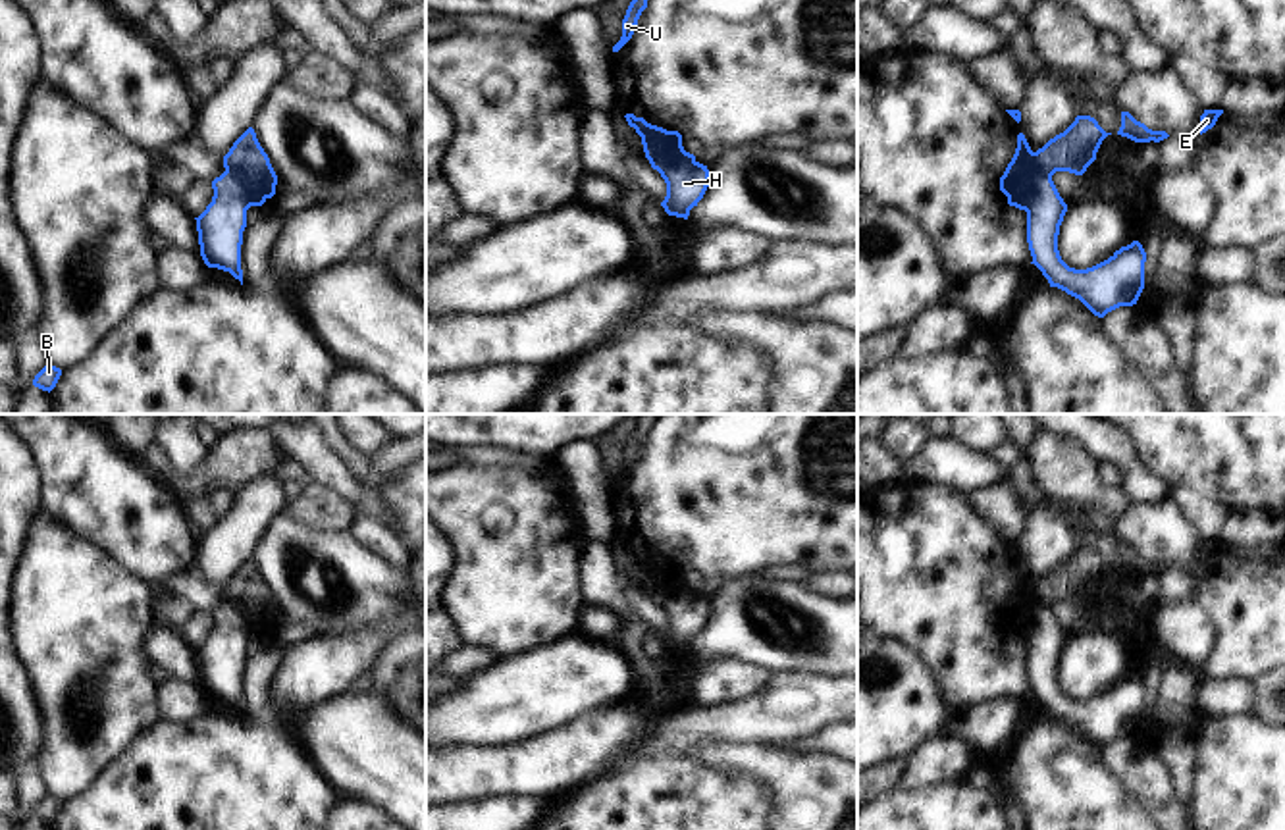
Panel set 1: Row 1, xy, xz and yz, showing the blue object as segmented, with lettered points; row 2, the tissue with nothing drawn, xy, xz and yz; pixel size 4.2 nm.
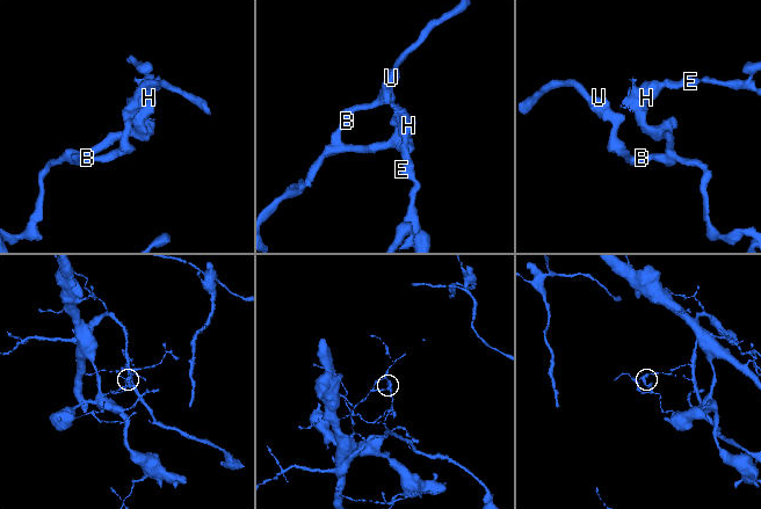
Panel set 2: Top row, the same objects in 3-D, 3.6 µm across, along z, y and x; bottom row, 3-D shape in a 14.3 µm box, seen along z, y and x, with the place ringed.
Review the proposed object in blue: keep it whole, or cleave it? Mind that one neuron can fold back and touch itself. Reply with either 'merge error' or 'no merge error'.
merge error

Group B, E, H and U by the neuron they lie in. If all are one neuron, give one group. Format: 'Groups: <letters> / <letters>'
Groups: B U / E H

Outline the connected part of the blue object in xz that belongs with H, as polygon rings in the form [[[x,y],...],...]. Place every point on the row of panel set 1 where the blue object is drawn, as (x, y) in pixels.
[[[699,162],[667,164],[661,171],[667,183],[667,196],[661,202],[669,216],[688,220],[690,210],[697,206],[709,187],[709,169]]]

